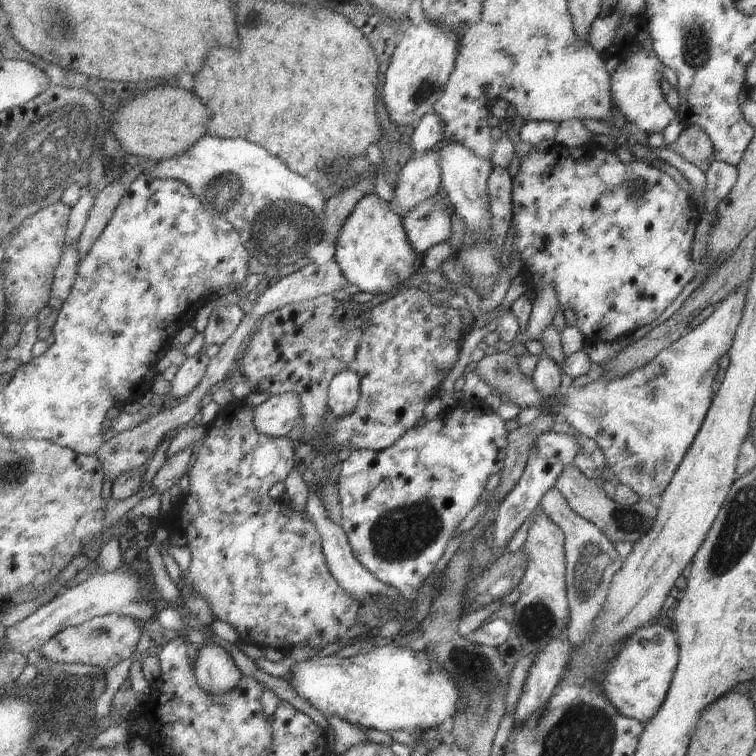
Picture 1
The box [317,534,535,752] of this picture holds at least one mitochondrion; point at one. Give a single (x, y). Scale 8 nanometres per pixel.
(476, 673)

